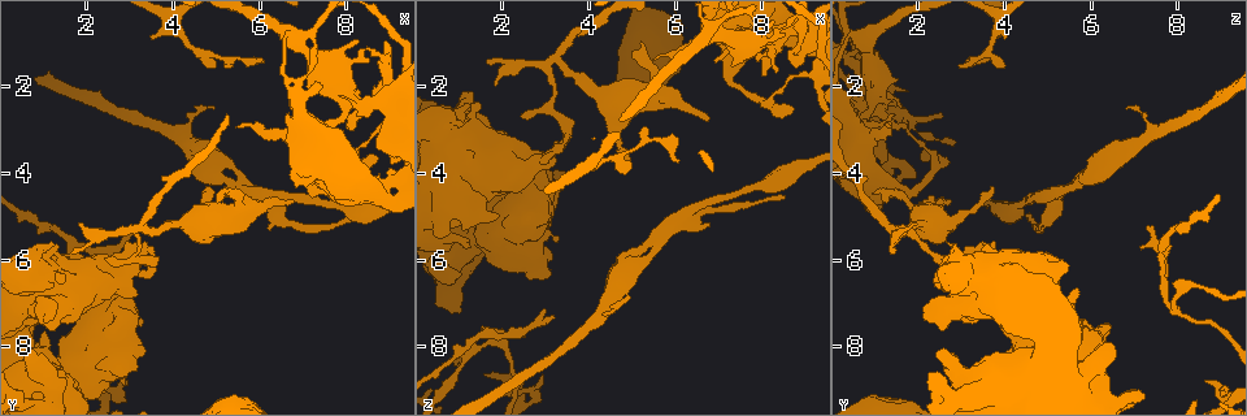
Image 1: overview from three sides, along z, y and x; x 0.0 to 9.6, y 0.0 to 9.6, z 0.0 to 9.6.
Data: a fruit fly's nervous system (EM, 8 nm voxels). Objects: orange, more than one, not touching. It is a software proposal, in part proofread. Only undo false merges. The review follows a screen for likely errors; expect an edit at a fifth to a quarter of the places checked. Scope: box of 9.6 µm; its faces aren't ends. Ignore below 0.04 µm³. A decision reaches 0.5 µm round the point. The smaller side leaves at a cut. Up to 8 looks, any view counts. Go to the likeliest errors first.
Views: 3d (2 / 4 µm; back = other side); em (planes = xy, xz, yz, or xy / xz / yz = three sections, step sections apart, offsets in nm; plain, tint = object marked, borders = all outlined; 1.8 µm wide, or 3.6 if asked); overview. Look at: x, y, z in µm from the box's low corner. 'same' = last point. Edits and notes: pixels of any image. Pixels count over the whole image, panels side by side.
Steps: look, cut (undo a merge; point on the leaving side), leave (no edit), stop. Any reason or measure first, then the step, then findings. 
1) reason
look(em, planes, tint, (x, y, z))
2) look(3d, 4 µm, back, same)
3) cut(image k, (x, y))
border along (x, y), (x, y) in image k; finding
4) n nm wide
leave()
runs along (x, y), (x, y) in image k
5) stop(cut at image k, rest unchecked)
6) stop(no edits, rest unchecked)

arms run side by side
look(3d, 2 µm, (8.75, 4.50, 0.85))

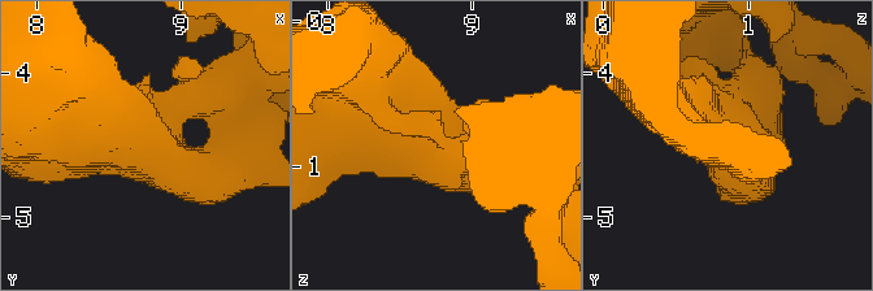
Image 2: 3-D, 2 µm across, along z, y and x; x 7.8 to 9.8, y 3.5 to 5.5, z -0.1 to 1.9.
look(em, 3.6 µm, planes, borders, (8.80, 4.42, 0.88))

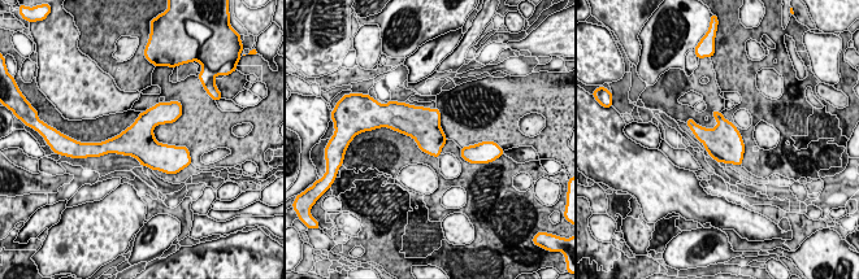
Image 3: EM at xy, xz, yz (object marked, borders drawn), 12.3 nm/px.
leave()
one neuron here

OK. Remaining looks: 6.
touches itself
look(3d, 2 µm, (7.95, 2.40, 0.90))

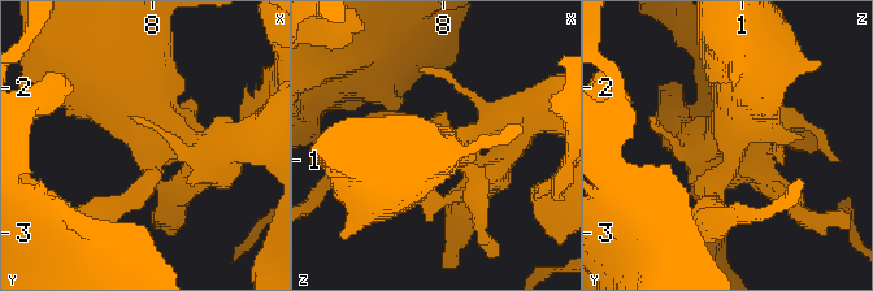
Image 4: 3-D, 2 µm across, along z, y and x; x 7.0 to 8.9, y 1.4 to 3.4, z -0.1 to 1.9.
look(em, 3.6 µm, planes, borders, (7.98, 2.46, 0.88))

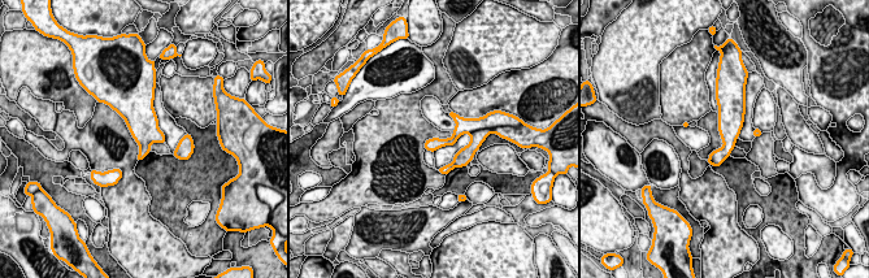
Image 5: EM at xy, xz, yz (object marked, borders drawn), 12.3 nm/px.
160 nm wide
cut(image 5, (463, 125))
border along (477, 129), (469, 133) in image 5; two neurons meet here

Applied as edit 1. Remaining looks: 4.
look(overview)

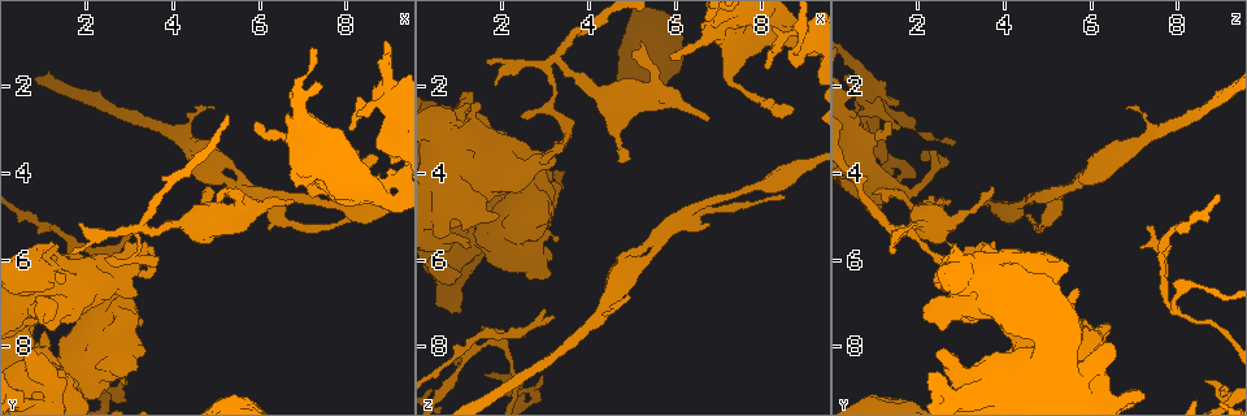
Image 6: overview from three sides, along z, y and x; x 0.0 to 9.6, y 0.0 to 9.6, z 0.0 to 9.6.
thick turns thin
look(3d, 4 µm, (8.00, 5.05, 4.60))

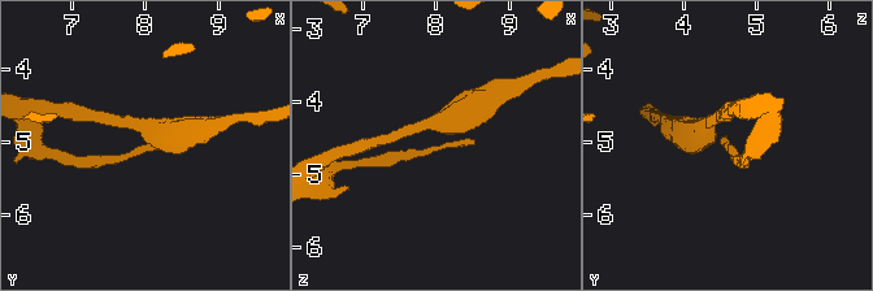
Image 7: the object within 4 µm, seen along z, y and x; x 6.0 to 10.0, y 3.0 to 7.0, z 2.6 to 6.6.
need the tissue
look(em, planes, tint, (8.05, 5.15, 4.65))

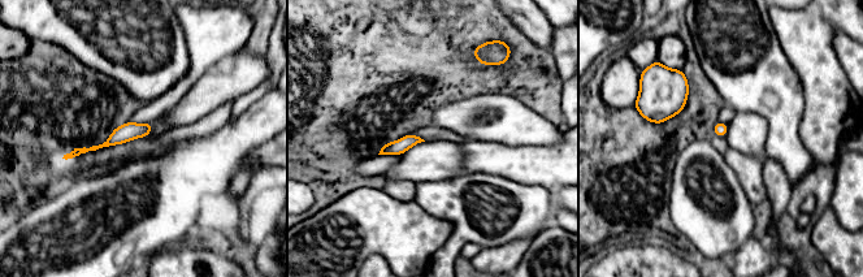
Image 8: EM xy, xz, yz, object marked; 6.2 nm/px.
leave()
runs along (148, 126), (73, 154) in image 8; one neuron here

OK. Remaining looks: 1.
stop(cut at image 5, rest unchecked)

